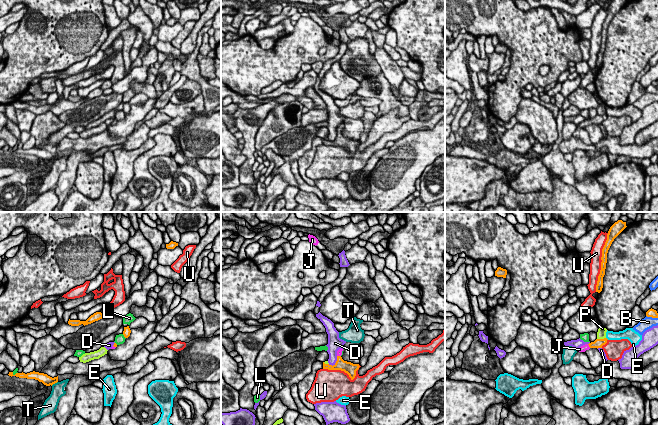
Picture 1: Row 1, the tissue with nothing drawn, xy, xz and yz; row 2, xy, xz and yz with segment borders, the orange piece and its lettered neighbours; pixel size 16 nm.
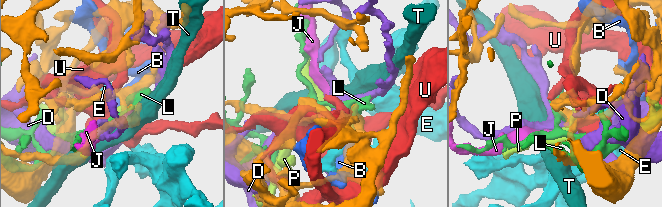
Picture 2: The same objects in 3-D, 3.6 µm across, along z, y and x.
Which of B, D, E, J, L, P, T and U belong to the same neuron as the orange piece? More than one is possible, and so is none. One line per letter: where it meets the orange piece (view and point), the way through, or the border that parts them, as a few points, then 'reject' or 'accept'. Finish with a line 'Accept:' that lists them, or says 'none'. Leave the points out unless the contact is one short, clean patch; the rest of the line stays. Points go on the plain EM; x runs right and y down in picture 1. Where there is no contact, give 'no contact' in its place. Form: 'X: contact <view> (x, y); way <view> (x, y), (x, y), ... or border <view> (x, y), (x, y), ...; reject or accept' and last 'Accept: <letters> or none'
B: contact yz (652, 93); reject
D: contact xz (335, 139); reject
E: no contact; reject
J: contact yz (589, 122); way yz (598, 119), (589, 122), (585, 123); accept
L: contact xy (124, 112); reject
P: contact yz (601, 115); reject
T: contact xy (54, 159); border xy (57, 157), (51, 161); reject
U: contact yz (601, 38); reject
Accept: J

